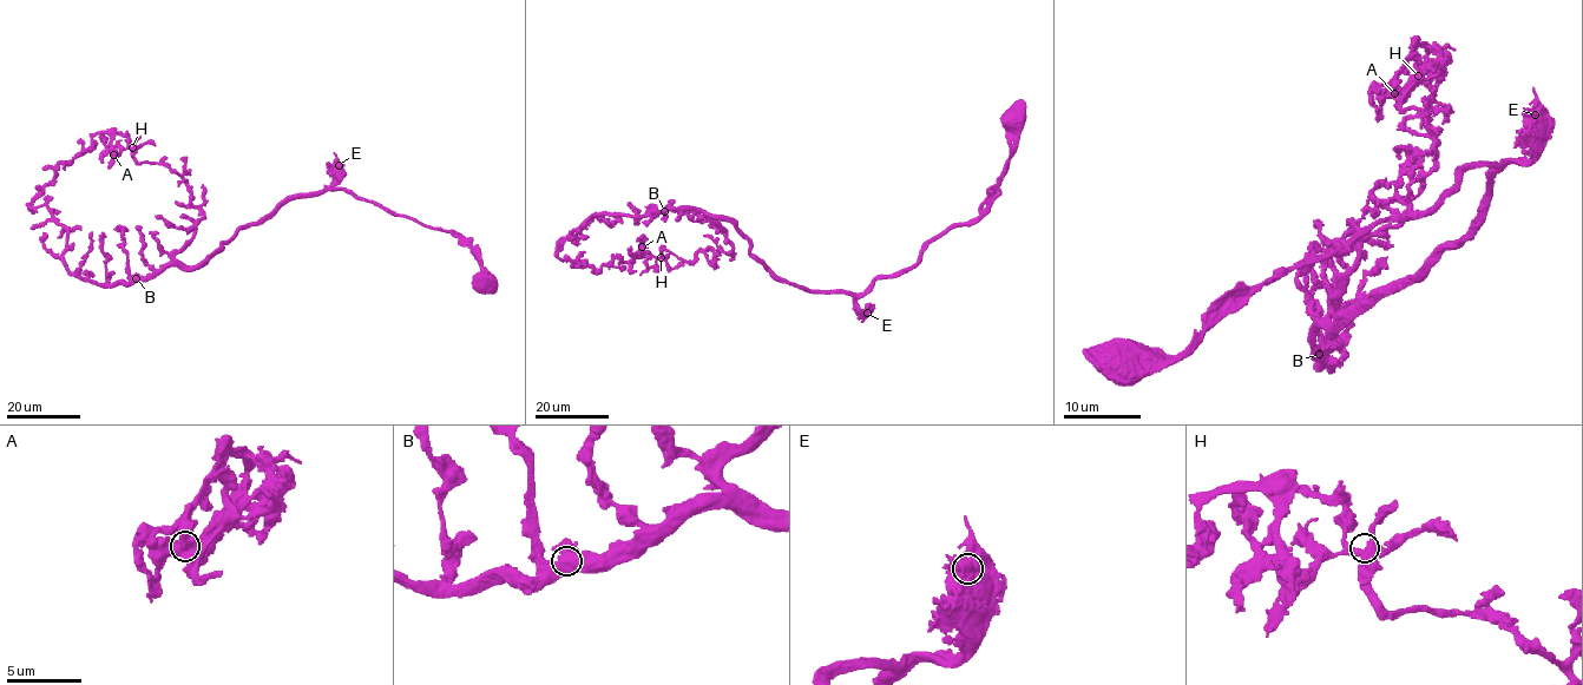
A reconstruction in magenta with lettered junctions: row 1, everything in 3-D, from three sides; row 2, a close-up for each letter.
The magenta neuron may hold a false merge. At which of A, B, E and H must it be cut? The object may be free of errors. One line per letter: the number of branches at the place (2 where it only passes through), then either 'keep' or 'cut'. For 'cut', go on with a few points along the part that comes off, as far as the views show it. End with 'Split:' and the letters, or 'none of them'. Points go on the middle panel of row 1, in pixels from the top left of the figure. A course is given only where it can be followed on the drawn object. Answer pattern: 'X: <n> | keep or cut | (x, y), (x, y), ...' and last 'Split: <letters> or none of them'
A: 4 | cut | (642, 247), (639, 252), (625, 261), (619, 255)
B: 3 | keep
E: 3 | keep
H: 4 | keep
Split: A

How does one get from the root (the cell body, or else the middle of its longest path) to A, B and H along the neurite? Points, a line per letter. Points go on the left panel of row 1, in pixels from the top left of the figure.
A: (486, 285), (457, 235), (342, 189), (289, 196), (183, 267), (203, 218), (186, 183), (113, 156)
B: (486, 285), (477, 256), (457, 235), (342, 189), (289, 196), (203, 264), (166, 265), (136, 278)
H: (486, 285), (457, 235), (342, 189), (289, 196), (183, 267), (173, 256), (203, 213), (178, 175), (132, 147)

